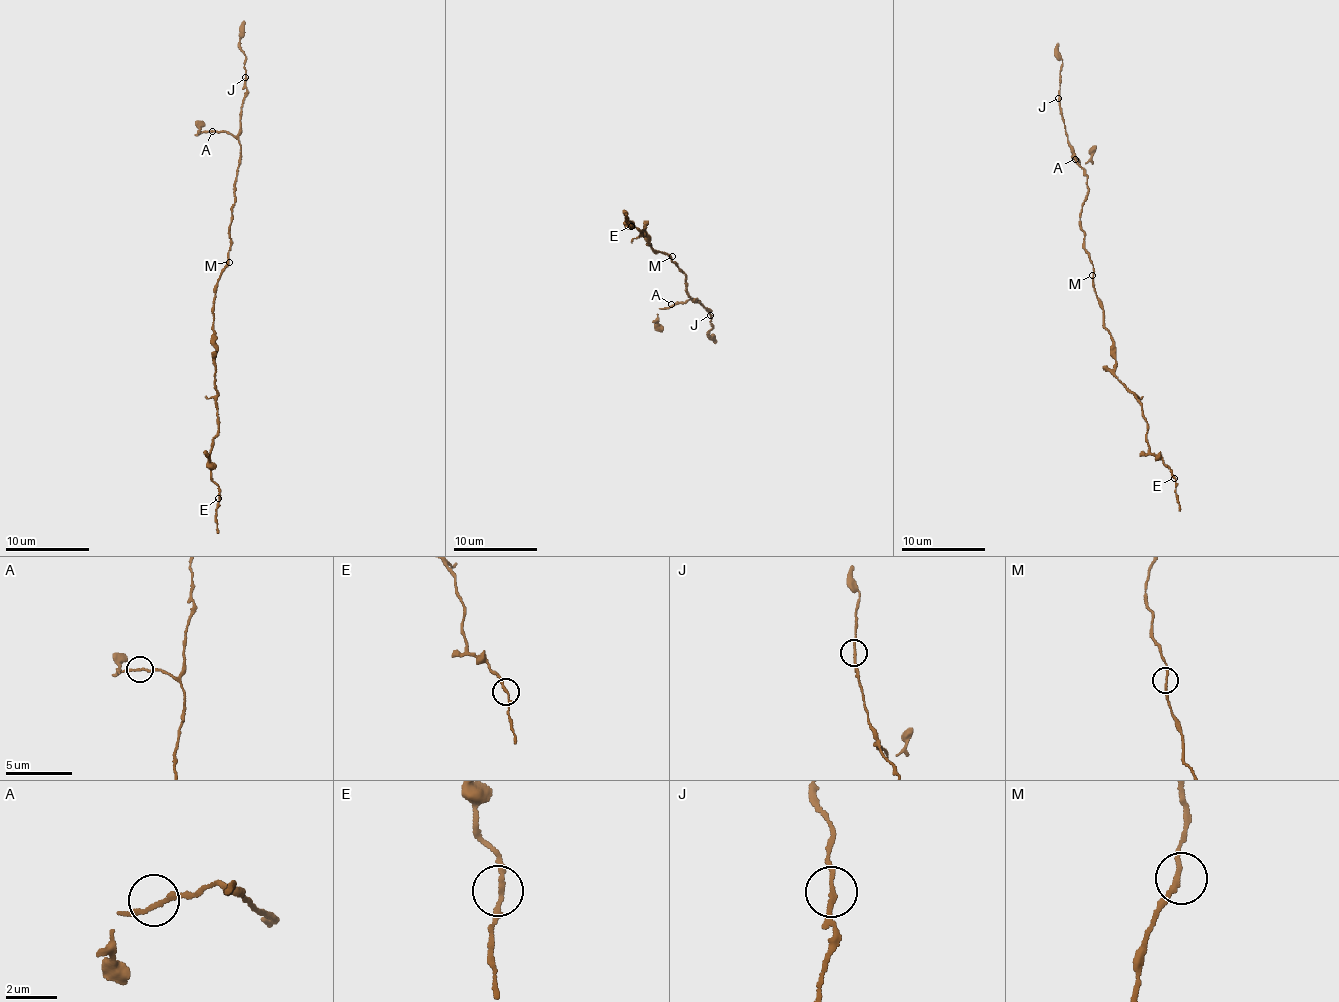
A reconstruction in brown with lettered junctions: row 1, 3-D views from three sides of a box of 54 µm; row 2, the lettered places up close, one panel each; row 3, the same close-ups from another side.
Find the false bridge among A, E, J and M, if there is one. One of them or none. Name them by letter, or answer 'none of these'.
none of these

